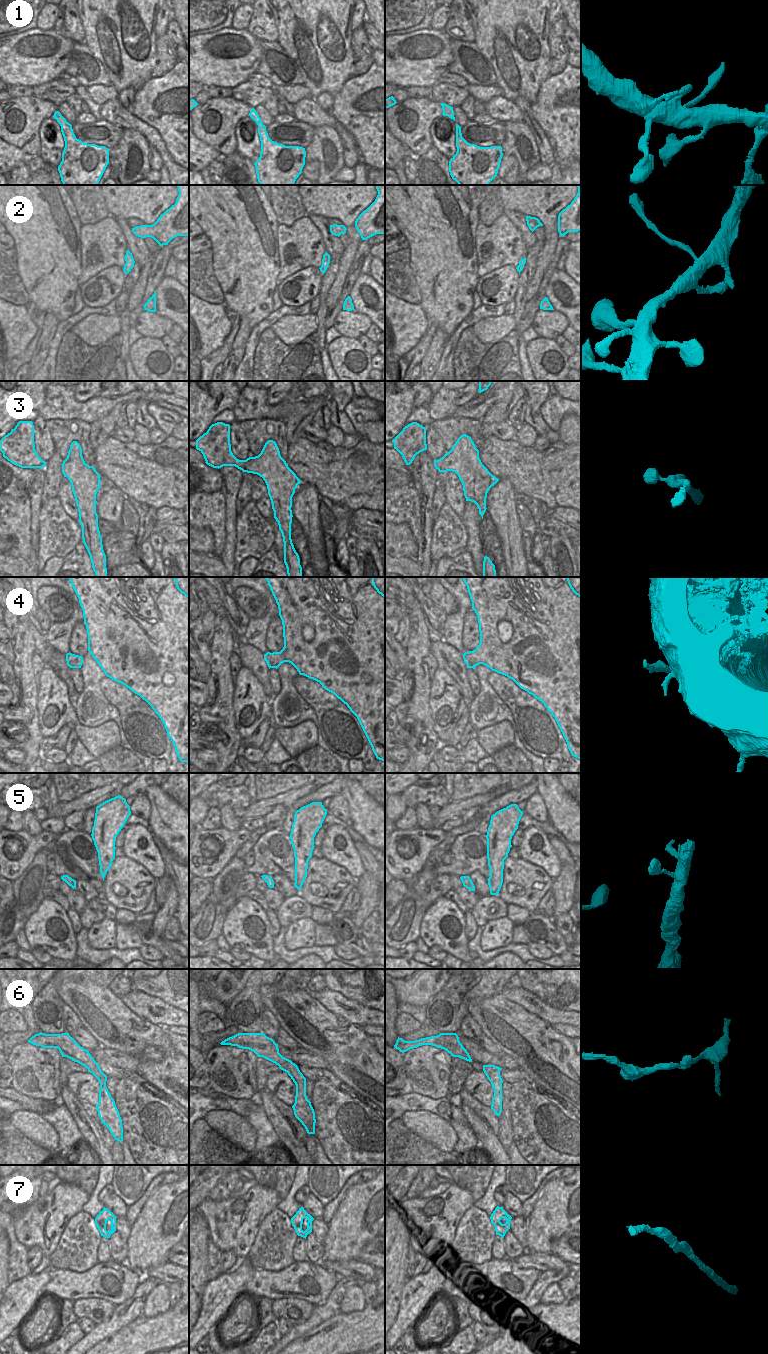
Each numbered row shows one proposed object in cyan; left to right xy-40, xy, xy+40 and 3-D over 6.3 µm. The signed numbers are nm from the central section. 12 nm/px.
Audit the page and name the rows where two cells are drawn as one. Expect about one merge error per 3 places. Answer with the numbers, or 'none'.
1, 4

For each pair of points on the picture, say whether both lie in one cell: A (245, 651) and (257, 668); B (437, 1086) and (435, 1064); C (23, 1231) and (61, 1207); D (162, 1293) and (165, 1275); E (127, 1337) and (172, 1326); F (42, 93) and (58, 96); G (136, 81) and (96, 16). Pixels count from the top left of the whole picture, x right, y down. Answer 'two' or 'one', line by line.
A: one
B: one
C: one
D: two
E: one
F: one
G: one

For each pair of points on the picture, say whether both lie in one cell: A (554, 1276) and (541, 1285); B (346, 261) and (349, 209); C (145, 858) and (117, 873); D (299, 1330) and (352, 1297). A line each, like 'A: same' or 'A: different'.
A: same
B: same
C: different
D: different

